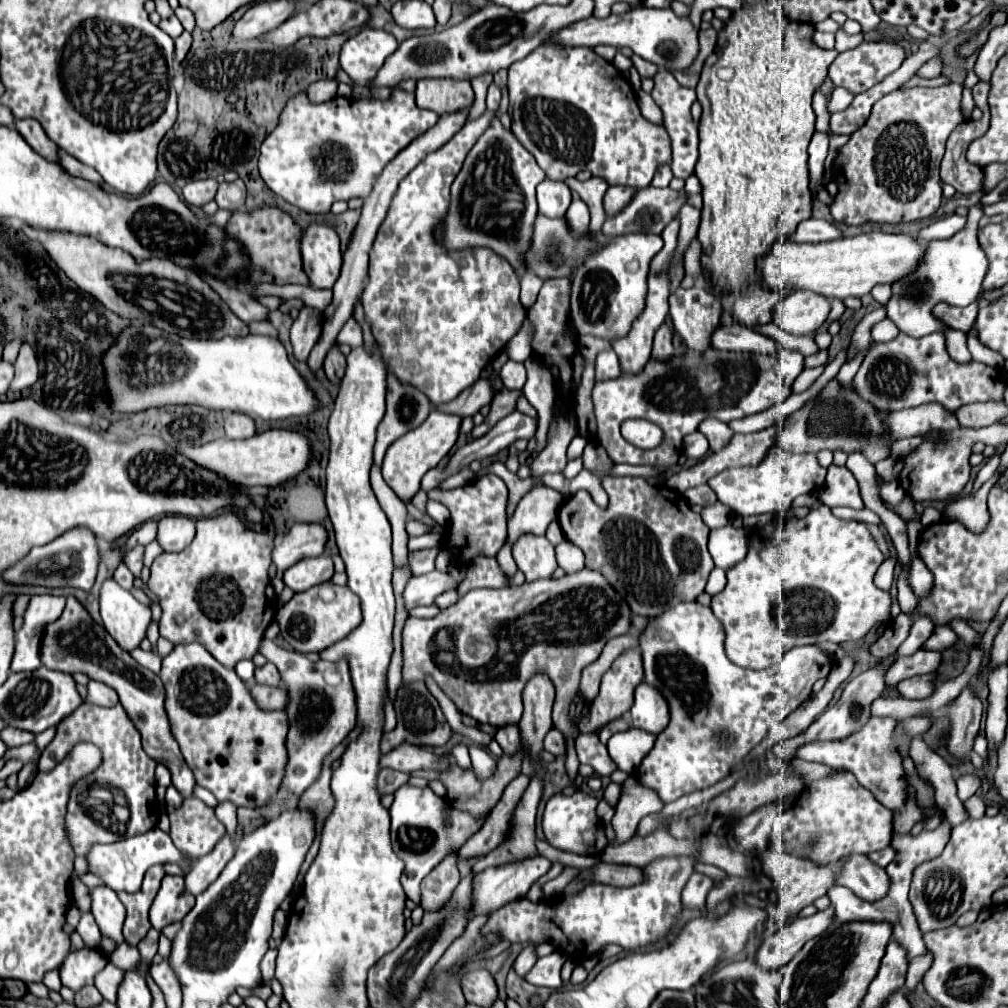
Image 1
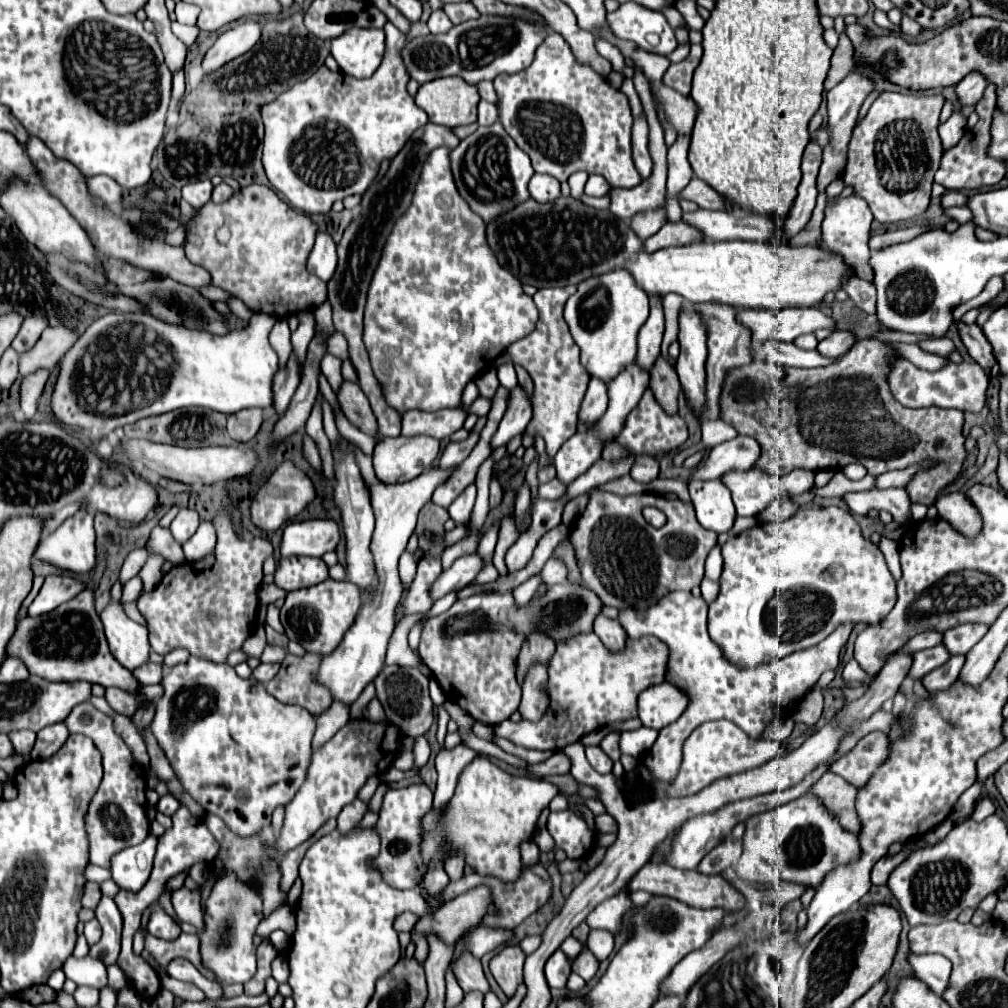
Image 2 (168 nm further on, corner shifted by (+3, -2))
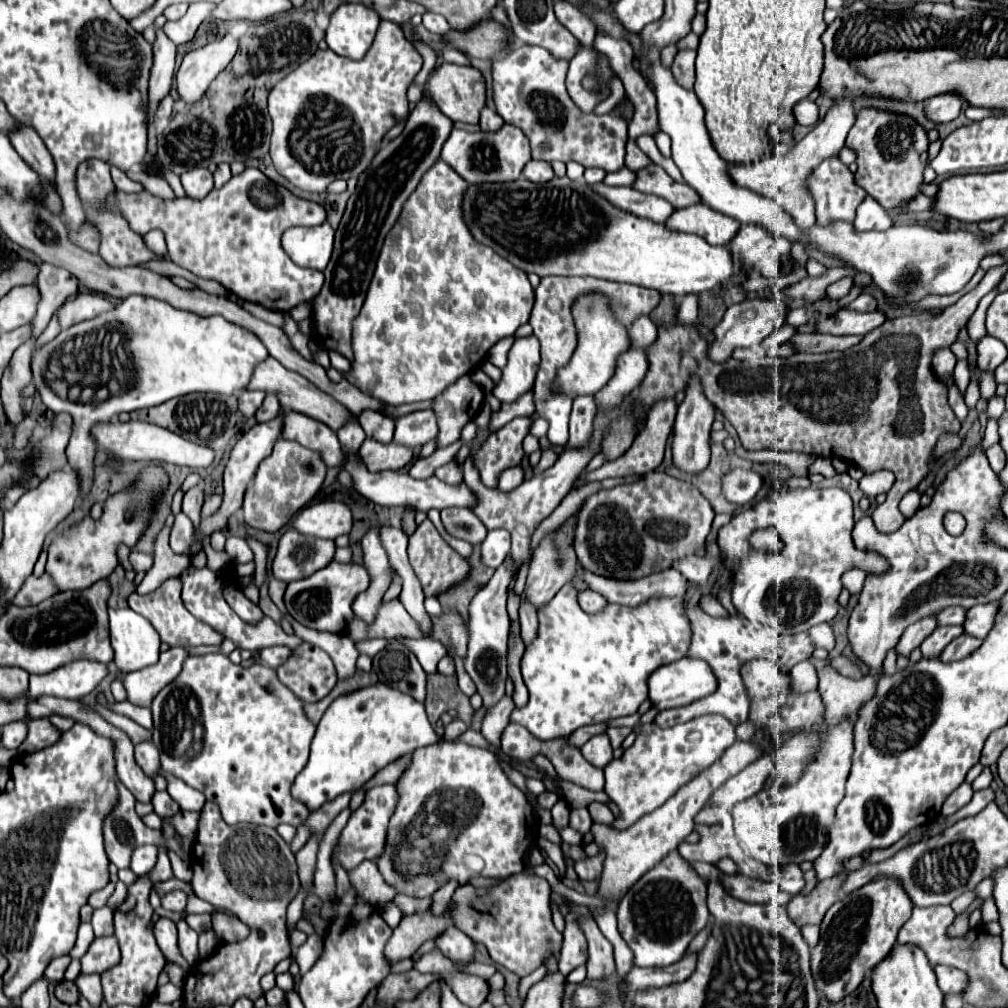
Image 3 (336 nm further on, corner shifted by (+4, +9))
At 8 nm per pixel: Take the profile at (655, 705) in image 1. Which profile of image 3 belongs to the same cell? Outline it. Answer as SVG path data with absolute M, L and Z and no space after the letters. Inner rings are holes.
M683 657L653 671L647 687L651 705L659 711L665 711L711 695L717 687L717 679L713 671L699 659Z

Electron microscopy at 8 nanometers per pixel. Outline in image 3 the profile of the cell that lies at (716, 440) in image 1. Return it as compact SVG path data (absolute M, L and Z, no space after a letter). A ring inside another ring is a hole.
M641 315L633 321L633 327L629 327L629 337L631 337L631 347L647 347L655 340L650 340L651 319L649 315Z

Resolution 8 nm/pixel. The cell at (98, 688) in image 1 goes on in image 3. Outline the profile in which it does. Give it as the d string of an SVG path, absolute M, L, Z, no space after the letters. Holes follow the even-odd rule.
M173 647L161 653L155 665L123 675L123 687L127 691L127 701L139 707L149 707L153 697L179 675L185 657L187 653L183 647Z

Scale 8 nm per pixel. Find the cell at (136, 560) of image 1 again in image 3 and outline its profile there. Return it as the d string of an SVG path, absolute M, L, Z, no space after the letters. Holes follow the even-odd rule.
M131 551L129 561L131 561L135 571L149 571L153 565L153 557L147 553L139 553L139 551Z

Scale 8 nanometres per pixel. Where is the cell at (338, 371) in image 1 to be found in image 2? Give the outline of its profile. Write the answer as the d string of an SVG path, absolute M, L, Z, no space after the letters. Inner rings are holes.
M344 382L338 392L338 404L344 412L344 416L364 434L378 438L378 424L374 422L374 414L370 410L368 398L354 382Z

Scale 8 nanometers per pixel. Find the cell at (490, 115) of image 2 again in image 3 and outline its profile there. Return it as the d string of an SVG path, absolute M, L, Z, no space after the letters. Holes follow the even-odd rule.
M483 107L483 111L481 111L481 129L489 129L489 131L493 131L493 129L497 129L497 127L501 127L503 125L503 119L491 109L491 107Z

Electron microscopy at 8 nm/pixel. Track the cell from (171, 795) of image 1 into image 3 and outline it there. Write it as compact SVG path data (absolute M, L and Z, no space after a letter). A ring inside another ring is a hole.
M157 791L153 795L153 807L155 807L155 813L159 817L173 817L173 815L177 815L181 811L179 805L169 797L167 791Z

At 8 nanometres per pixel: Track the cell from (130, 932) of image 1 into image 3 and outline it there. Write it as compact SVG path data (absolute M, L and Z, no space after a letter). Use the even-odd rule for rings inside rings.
M149 873L141 875L135 883L131 883L127 887L127 899L115 911L115 935L117 935L119 947L121 947L121 961L101 975L103 995L109 1003L109 1007L119 1005L119 1003L145 1007L153 999L155 987L157 987L157 977L165 967L167 959L161 953L161 949L157 947L151 929L147 929L147 923L151 921L151 915L153 915L153 907L149 905L151 887L153 887L151 875Z

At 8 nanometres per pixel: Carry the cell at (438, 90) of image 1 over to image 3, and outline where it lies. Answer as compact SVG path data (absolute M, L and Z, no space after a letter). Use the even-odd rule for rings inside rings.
M441 63L437 69L433 69L427 83L423 85L423 93L451 121L477 123L479 111L485 105L485 83L483 83L481 73L473 67L461 67L455 63Z

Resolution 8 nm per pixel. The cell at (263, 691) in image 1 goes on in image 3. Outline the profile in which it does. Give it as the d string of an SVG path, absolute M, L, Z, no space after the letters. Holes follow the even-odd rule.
M311 643L295 647L291 657L275 671L279 681L305 703L321 701L337 683L331 657Z

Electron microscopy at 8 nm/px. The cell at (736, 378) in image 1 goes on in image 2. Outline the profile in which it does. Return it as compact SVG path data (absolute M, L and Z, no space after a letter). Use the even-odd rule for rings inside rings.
M646 390L642 400L638 402L638 406L630 412L624 430L618 436L618 442L624 444L632 454L662 454L662 452L670 452L674 448L678 448L680 444L684 444L688 438L688 430L686 424L680 416L668 416L660 404L654 400L652 390Z

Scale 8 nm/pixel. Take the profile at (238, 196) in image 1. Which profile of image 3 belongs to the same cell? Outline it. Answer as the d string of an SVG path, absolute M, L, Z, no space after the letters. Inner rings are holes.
M221 163L215 171L215 189L221 189L227 181L231 179L231 171L229 171L229 163Z

